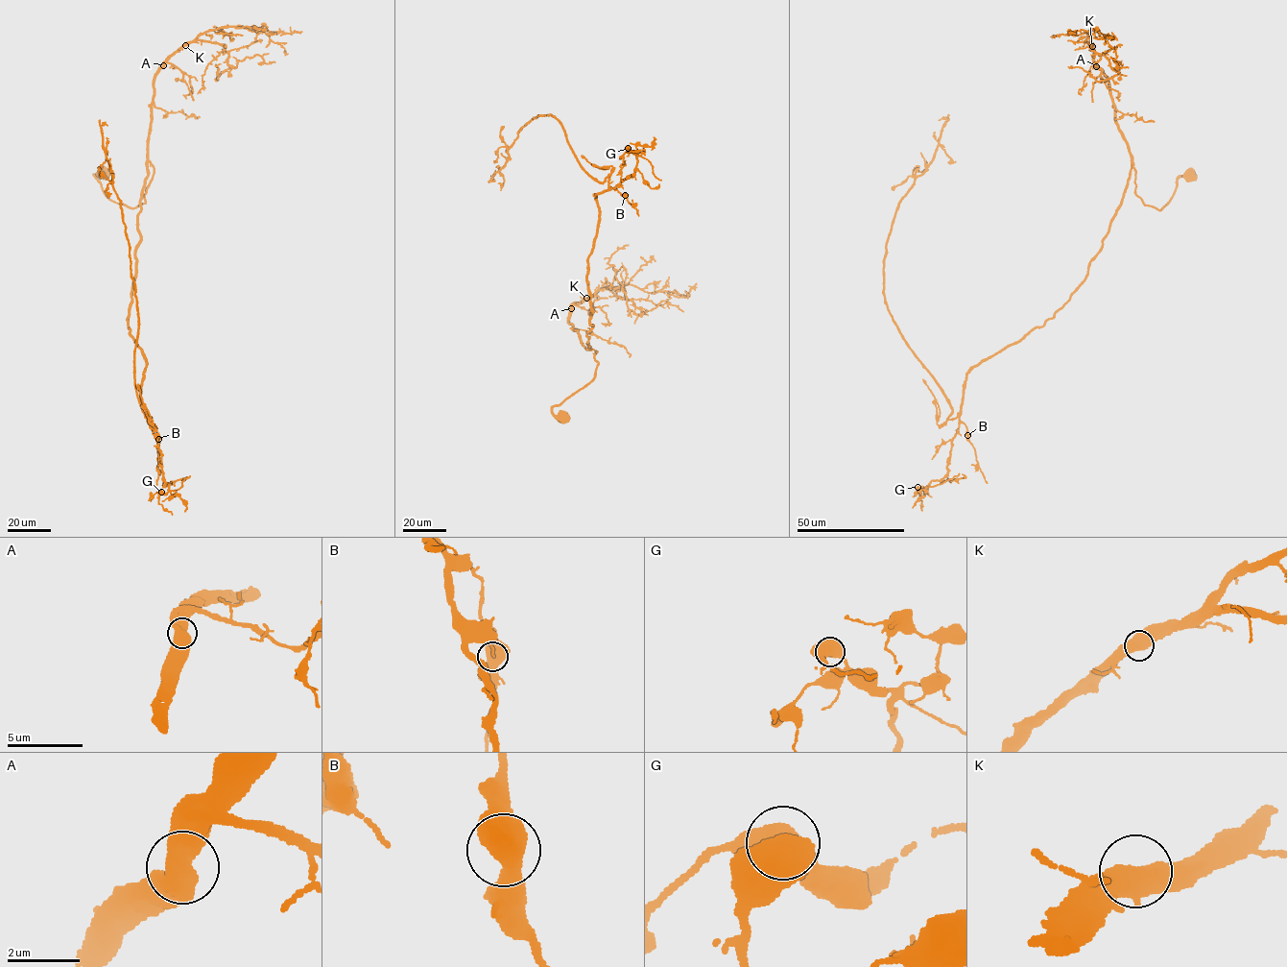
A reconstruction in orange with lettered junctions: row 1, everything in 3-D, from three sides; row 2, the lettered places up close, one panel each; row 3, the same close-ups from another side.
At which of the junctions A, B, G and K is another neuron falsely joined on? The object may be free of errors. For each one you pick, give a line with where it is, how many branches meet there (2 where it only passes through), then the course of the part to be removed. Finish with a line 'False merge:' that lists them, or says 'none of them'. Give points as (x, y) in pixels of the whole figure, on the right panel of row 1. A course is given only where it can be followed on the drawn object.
False merge: none of them

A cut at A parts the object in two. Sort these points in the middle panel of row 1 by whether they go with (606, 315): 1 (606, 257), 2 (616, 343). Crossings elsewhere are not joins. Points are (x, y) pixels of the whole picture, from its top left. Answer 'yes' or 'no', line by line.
1: yes
2: no

